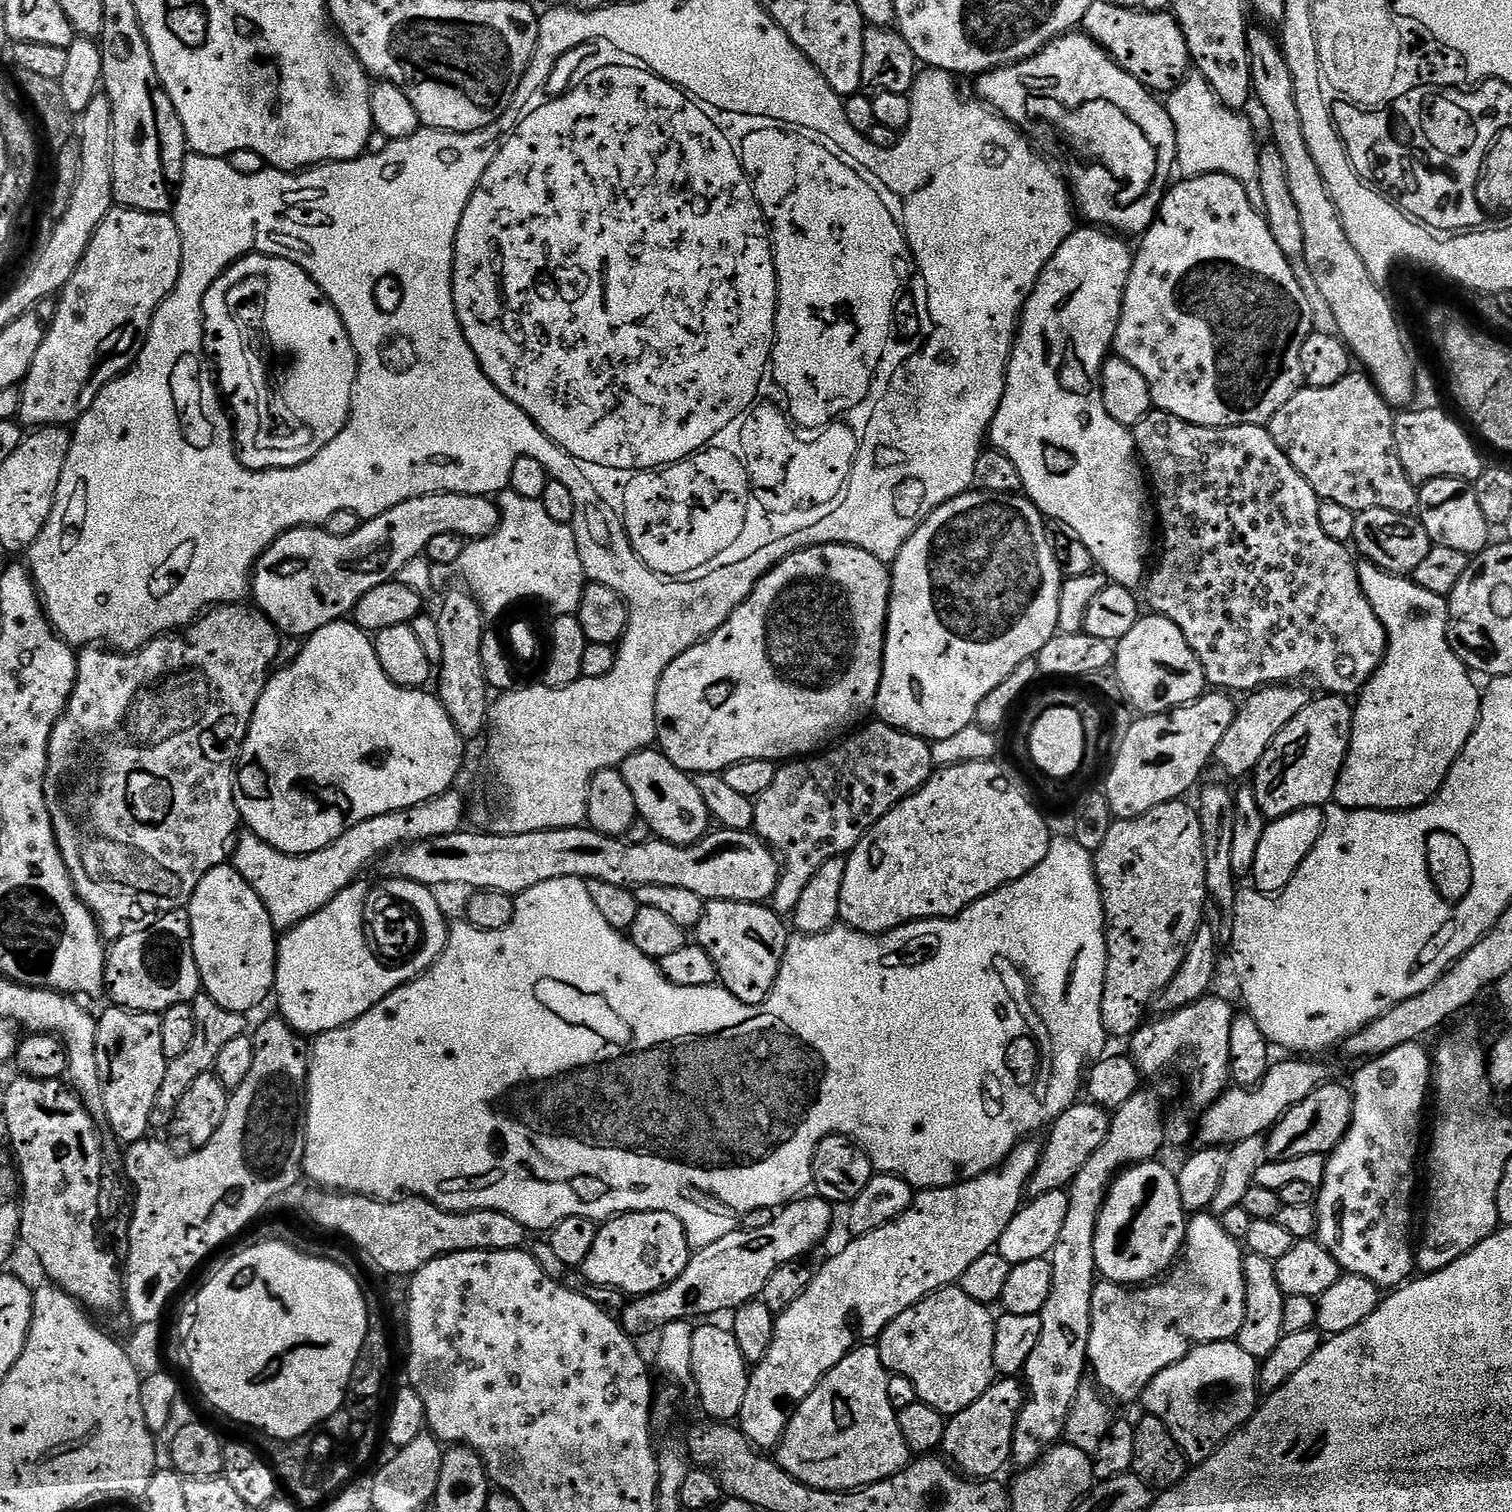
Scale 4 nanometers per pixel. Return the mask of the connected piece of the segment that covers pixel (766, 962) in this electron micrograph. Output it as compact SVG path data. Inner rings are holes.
M710 900L694 929L695 943L710 954L719 983L744 1004L764 1004L776 988L778 970L790 939L789 929L771 907L746 902Z

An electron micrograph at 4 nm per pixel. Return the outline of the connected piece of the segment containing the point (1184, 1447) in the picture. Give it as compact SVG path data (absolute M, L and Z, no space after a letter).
M1231 1340L1192 1348L1182 1362L1166 1366L1144 1387L1143 1411L1156 1416L1170 1430L1174 1442L1193 1465L1209 1460L1258 1407L1258 1361Z

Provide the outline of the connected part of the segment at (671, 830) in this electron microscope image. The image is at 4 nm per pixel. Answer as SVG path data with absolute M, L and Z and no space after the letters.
M655 747L645 748L643 752L634 752L620 765L619 772L634 794L636 815L649 823L653 837L671 844L696 844L710 831L710 817L702 794L698 794L695 779L689 773L678 770L674 762L664 757Z

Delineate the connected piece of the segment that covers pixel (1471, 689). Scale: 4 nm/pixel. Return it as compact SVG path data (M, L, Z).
M1361 563L1357 567L1356 573L1360 579L1362 590L1366 594L1366 602L1370 602L1378 622L1382 622L1384 632L1388 636L1388 649L1384 651L1384 661L1380 663L1376 673L1368 679L1366 686L1360 689L1358 699L1355 701L1350 746L1348 747L1344 769L1340 772L1332 800L1344 808L1373 808L1379 812L1404 812L1408 808L1417 808L1433 800L1438 794L1438 790L1446 782L1446 778L1450 774L1458 754L1462 754L1470 734L1474 734L1476 723L1480 717L1480 697L1482 692L1478 684L1476 688L1475 682L1472 681L1474 679L1473 673L1460 661L1458 654L1454 654L1454 650L1448 645L1448 601L1445 597L1418 586L1416 581L1408 576L1396 576L1392 572L1382 570L1376 564Z

